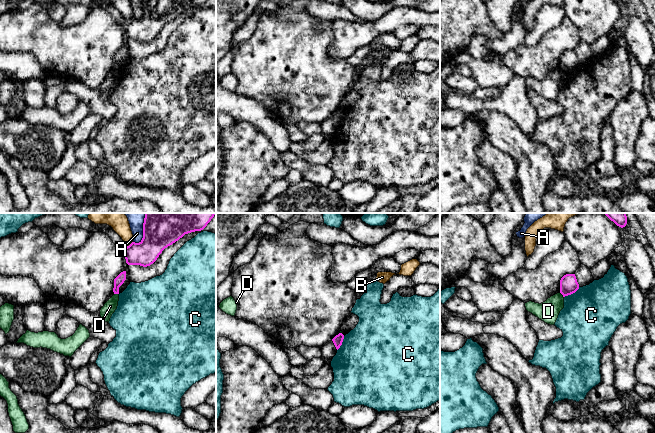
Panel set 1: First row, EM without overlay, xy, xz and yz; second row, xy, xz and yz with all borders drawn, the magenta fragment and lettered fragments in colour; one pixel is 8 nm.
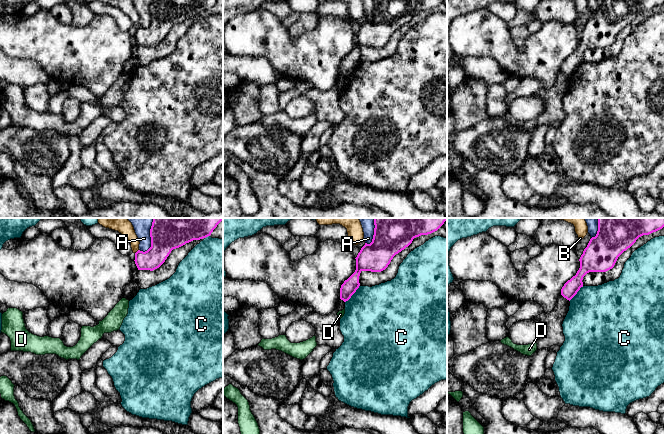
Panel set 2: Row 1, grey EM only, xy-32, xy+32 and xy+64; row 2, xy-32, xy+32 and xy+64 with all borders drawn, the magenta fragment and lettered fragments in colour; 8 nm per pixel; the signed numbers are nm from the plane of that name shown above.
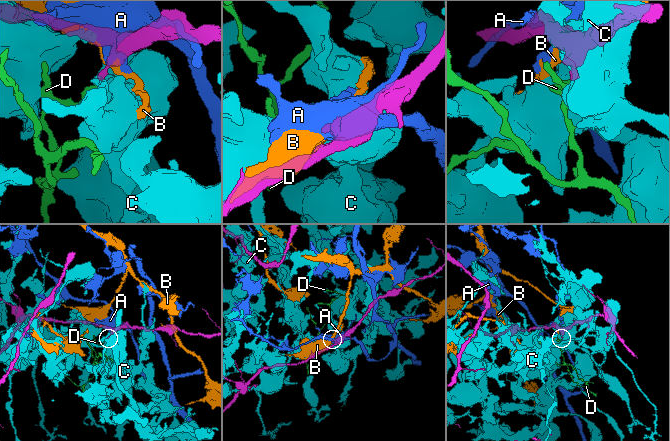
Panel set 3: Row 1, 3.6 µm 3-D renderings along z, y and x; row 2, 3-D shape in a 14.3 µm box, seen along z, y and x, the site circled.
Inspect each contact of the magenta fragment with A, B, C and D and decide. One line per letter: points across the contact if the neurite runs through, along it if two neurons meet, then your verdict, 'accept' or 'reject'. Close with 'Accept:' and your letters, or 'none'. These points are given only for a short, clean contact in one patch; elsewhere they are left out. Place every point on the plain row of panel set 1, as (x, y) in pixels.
A: reject
B: reject
C: reject
D: border along xy (114, 69), (118, 70); reject
Accept: none

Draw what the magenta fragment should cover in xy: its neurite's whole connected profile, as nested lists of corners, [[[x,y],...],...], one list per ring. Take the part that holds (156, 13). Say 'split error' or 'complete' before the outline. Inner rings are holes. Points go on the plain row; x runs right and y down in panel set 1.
complete; [[[143,0],[143,14],[139,19],[132,18],[125,24],[125,35],[128,41],[143,43],[153,40],[162,27],[172,21],[185,10],[201,7],[207,0]]]

